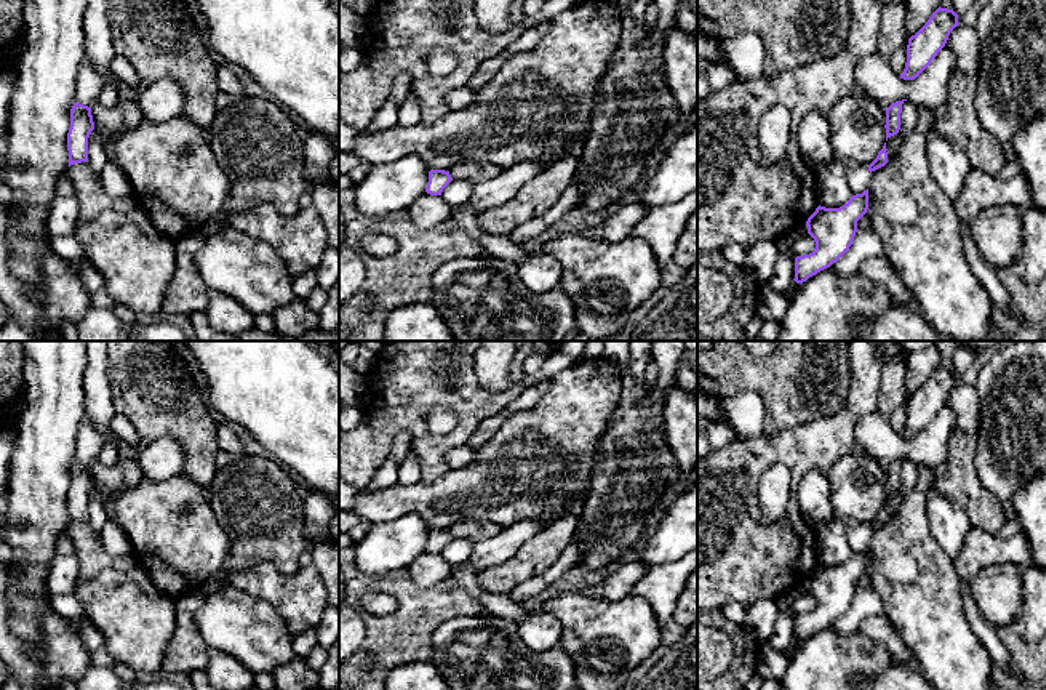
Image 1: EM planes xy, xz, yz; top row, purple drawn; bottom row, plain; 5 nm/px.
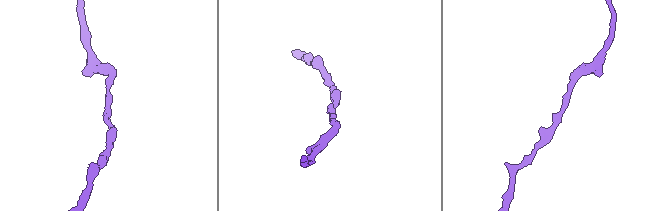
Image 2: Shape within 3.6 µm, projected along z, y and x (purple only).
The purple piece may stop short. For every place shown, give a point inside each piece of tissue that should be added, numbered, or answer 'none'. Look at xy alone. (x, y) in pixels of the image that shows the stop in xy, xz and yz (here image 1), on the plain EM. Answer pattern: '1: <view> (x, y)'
none

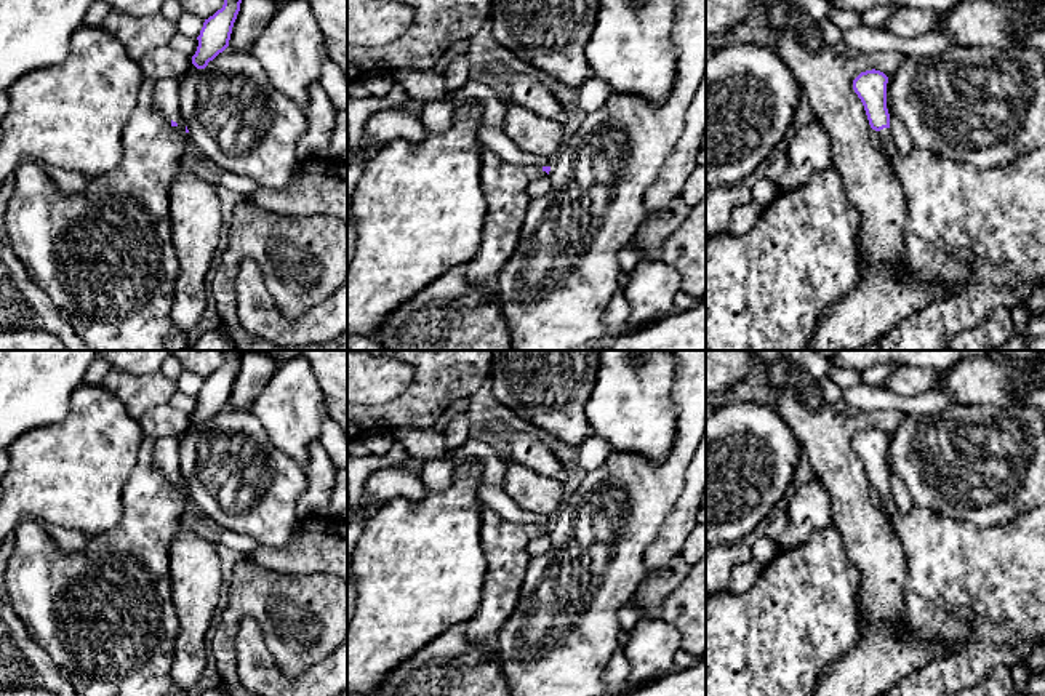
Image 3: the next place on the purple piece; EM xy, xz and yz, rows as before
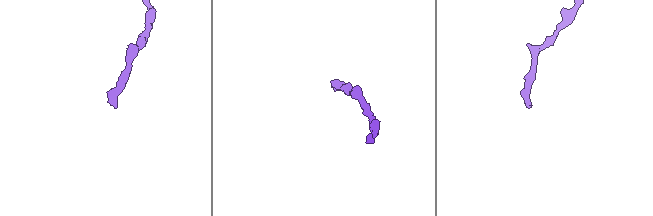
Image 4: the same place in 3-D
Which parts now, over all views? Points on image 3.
1: yz (981, 591)

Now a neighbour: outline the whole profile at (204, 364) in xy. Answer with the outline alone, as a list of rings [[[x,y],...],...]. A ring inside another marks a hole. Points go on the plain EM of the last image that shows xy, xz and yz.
[[[170,350],[179,360],[184,371],[195,373],[203,379],[224,363],[224,350]]]

